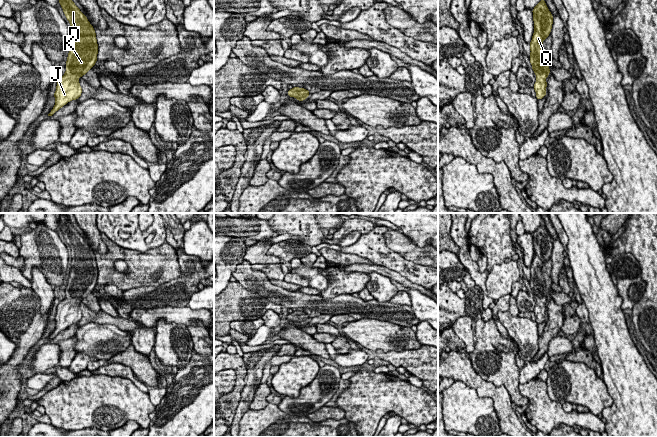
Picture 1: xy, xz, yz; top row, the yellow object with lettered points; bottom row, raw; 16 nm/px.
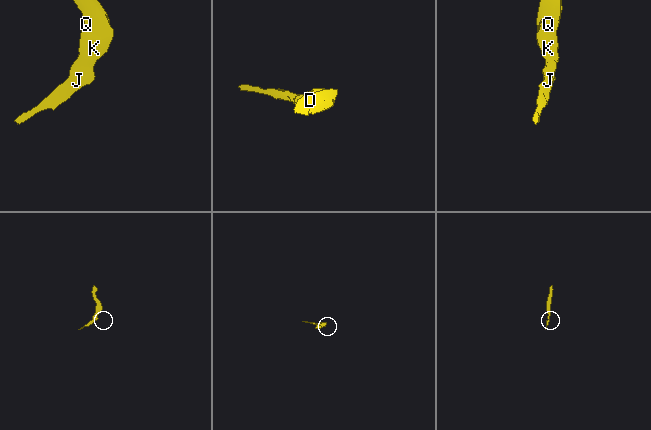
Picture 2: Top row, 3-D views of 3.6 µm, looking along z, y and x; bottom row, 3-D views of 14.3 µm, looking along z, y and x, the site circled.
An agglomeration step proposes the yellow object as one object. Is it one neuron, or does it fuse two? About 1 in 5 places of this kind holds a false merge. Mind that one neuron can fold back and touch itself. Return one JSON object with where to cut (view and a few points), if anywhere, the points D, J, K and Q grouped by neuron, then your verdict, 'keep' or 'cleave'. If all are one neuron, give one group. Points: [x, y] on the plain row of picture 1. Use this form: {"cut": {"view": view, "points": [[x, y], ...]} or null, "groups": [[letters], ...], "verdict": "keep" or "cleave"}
{"cut": null, "groups": [["D", "J", "K", "Q"]], "verdict": "keep"}

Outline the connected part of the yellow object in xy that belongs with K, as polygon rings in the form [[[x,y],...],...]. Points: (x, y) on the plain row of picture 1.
[[[58,213],[59,227],[70,246],[71,269],[65,298],[58,304],[54,317],[55,329],[48,340],[82,318],[79,302],[93,292],[97,285],[98,268],[94,251],[71,224],[64,213]]]

